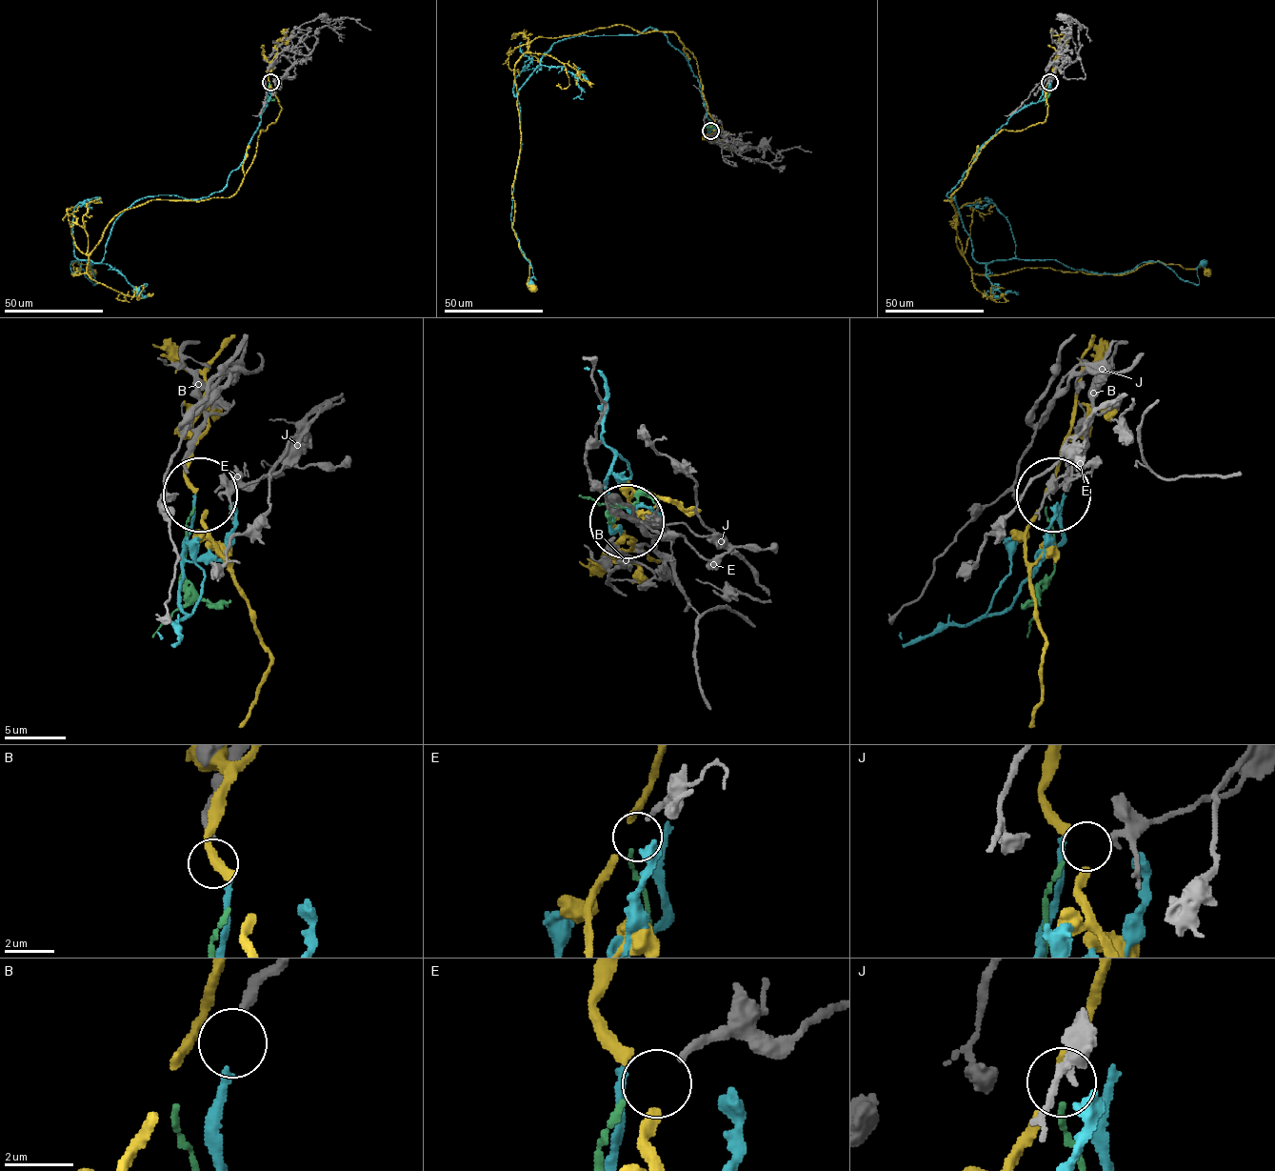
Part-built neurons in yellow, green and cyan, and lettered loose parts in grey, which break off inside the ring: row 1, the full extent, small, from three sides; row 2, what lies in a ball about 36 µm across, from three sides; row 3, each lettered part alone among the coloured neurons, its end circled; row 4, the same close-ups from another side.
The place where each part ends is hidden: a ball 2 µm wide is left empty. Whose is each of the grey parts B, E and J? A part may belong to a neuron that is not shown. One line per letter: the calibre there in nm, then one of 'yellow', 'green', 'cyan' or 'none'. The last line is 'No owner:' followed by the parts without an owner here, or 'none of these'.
B: 280 nm thick; cyan
E: 200 nm thick; none
J: 240 nm thick; green
No owner: E

